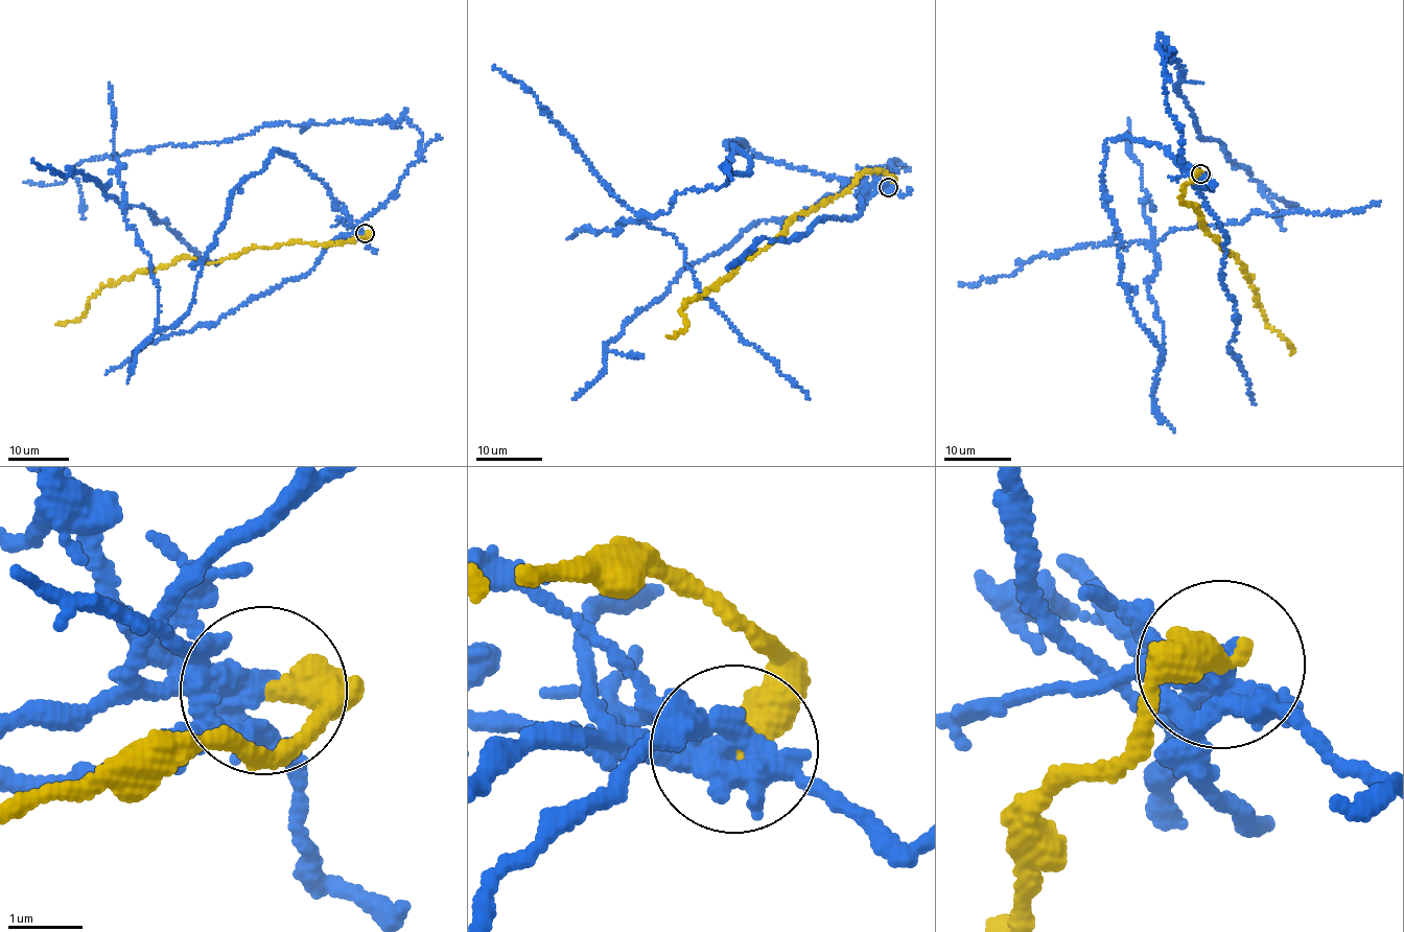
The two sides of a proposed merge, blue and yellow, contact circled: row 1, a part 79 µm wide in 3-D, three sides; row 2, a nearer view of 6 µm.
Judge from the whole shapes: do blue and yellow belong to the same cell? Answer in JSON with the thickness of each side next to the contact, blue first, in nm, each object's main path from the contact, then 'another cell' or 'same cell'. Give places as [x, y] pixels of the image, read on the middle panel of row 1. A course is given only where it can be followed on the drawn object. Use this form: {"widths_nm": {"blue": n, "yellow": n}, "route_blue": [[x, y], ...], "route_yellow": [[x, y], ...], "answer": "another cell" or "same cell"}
{"widths_nm": {"blue": 320, "yellow": 400}, "route_blue": [[888, 186], [742, 139], [726, 143], [746, 175], [646, 215], [809, 398]], "route_yellow": [[888, 186], [889, 173], [864, 171], [798, 213], [688, 299], [679, 310], [685, 329], [667, 336]], "answer": "another cell"}

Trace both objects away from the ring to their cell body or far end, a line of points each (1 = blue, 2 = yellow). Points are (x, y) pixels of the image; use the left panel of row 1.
1: (364, 233), (275, 150), (233, 192), (186, 315), (160, 328), (126, 206), (218, 263)
2: (364, 233), (336, 243), (254, 247), (216, 262), (180, 256), (110, 282), (88, 299), (78, 320), (56, 324)

